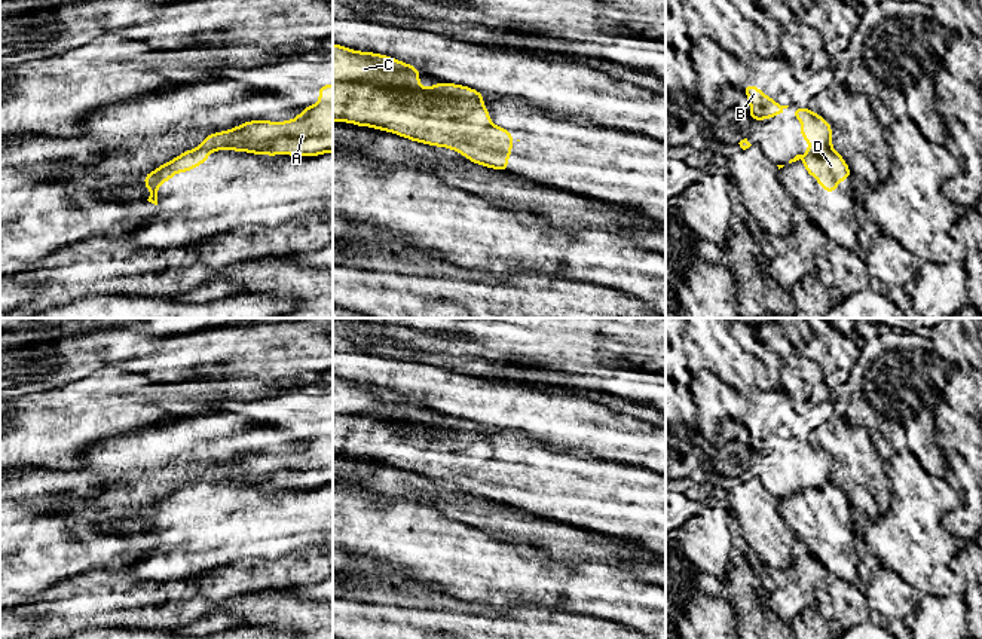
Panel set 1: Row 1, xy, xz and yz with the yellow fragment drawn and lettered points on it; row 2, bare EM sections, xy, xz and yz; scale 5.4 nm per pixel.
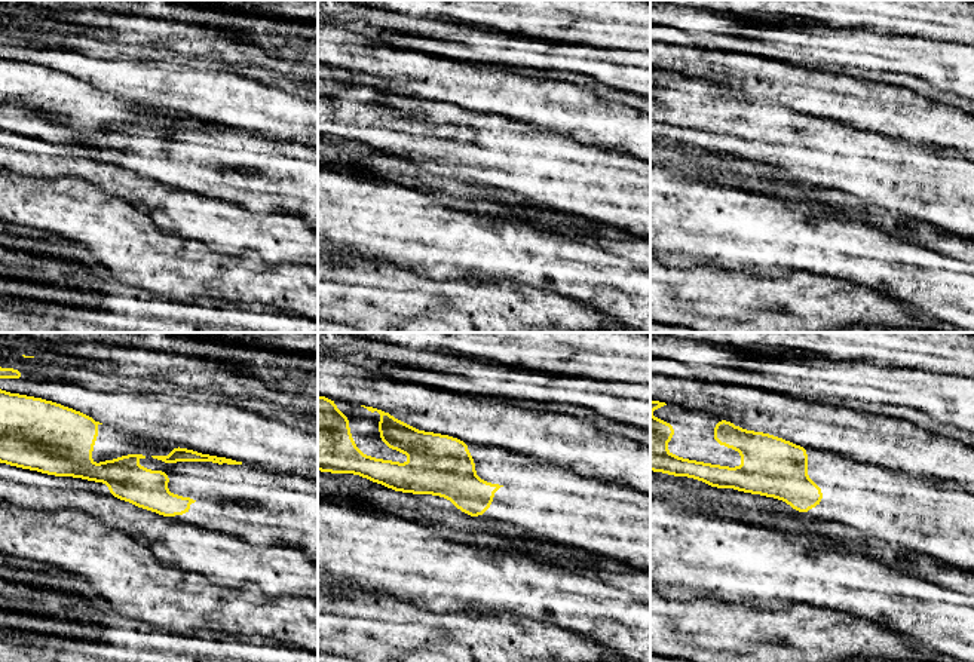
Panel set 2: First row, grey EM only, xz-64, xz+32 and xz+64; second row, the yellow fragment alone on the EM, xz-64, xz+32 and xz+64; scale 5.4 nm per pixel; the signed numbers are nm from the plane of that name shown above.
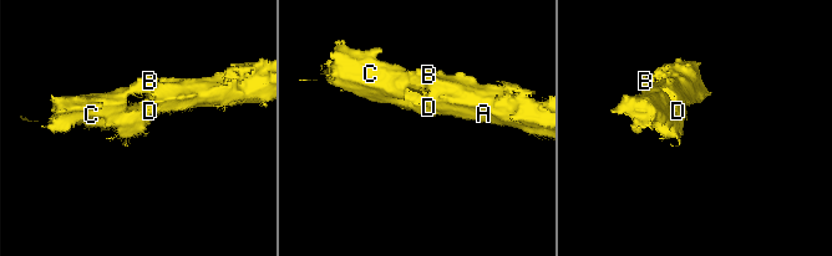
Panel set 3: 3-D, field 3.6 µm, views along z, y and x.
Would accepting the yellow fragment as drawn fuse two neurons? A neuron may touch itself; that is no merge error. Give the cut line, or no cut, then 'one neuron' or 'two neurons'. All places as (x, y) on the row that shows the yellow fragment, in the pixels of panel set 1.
no cut | one neuron

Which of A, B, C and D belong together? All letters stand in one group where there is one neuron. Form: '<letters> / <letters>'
A B C D

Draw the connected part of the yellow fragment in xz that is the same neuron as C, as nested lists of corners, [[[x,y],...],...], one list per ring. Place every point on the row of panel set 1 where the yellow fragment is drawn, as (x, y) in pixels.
[[[333,43],[333,122],[348,122],[362,128],[371,126],[377,131],[410,138],[413,143],[447,147],[472,163],[508,172],[511,166],[505,160],[513,156],[511,146],[516,140],[507,128],[490,123],[490,113],[483,106],[486,95],[472,88],[446,82],[422,88],[417,82],[422,73],[422,70],[388,55],[360,52]]]

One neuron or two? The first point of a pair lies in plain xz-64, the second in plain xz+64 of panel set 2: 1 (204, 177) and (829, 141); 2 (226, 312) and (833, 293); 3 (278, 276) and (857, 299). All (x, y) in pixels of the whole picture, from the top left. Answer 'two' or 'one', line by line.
1: one
2: one
3: two

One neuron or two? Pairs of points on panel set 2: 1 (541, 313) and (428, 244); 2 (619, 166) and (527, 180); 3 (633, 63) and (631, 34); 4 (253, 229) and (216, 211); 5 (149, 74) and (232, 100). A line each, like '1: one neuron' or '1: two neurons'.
1: two neurons
2: one neuron
3: two neurons
4: one neuron
5: one neuron

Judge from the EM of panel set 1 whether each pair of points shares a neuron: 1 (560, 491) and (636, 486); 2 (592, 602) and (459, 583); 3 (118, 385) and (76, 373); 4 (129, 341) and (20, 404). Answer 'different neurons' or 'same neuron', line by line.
1: same neuron
2: same neuron
3: different neurons
4: different neurons

